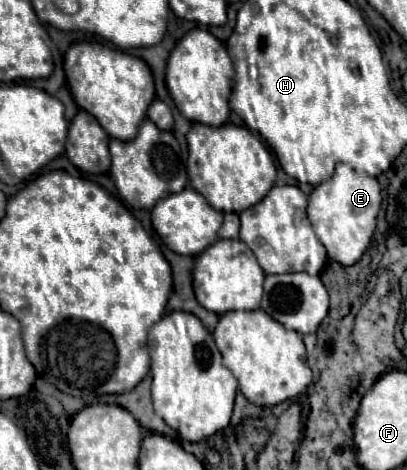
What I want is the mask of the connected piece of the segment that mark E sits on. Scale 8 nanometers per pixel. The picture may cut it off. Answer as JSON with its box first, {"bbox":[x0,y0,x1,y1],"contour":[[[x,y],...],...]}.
{"bbox":[307,165,381,267],"contour":[[[337,165],[335,175],[313,189],[309,195],[307,217],[317,239],[325,245],[327,255],[343,267],[355,265],[367,251],[381,211],[381,187],[375,177],[359,173],[347,165]]]}

